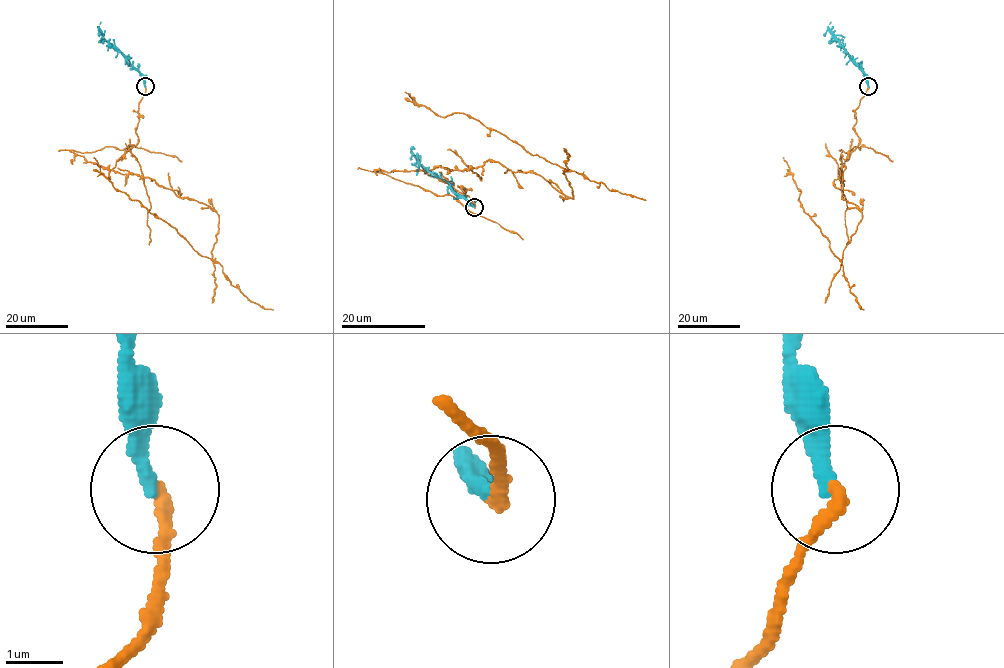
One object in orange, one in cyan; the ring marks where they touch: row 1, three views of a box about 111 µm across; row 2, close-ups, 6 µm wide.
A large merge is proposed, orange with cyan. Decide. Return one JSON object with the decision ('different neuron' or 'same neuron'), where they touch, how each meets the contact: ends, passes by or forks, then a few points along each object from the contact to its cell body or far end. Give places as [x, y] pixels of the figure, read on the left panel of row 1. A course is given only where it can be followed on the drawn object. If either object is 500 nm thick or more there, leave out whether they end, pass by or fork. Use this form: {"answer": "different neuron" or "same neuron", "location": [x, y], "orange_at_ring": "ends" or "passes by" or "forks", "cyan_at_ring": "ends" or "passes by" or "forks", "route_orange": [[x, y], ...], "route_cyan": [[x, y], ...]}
{"answer": "different neuron", "location": [145, 86], "orange_at_ring": "ends", "cyan_at_ring": "ends", "route_orange": [[145, 87], [138, 142], [109, 171], [151, 178], [217, 213], [212, 260], [118, 191], [93, 157]], "route_cyan": [[145, 86], [142, 76], [103, 38], [98, 28], [101, 21]]}

